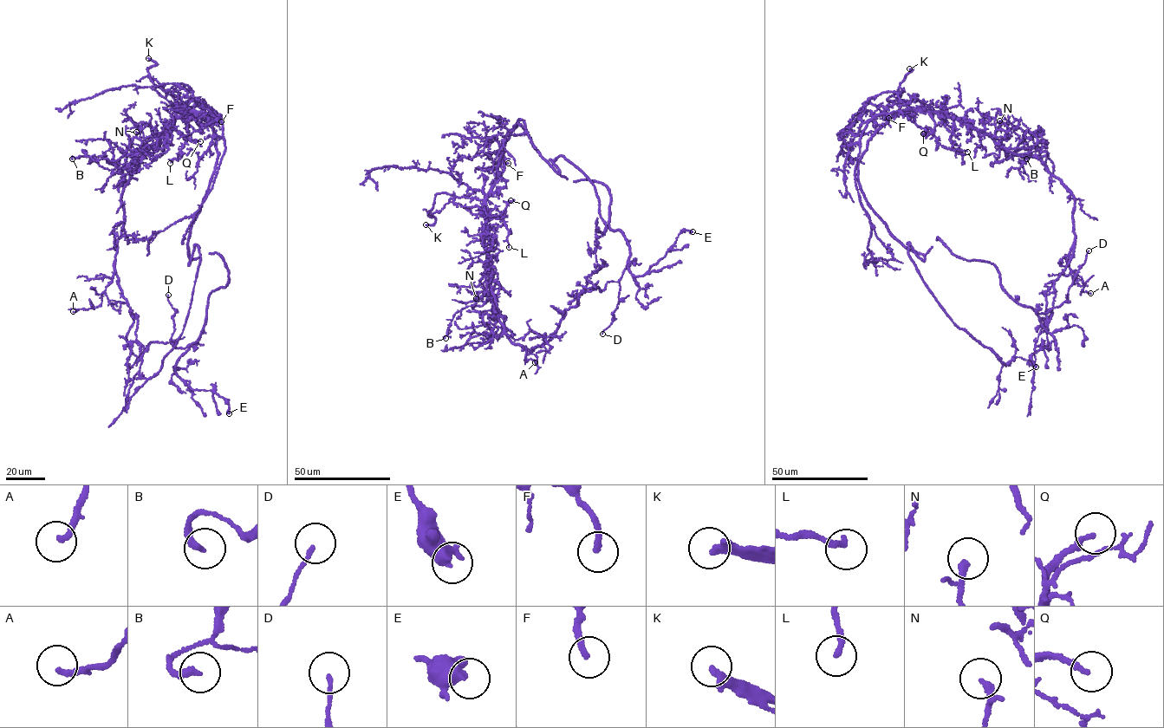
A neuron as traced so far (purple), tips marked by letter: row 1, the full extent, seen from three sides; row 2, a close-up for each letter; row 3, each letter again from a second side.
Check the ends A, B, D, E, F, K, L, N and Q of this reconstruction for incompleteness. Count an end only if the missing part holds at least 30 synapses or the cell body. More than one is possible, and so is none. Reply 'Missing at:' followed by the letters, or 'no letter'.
Missing at: F, K

